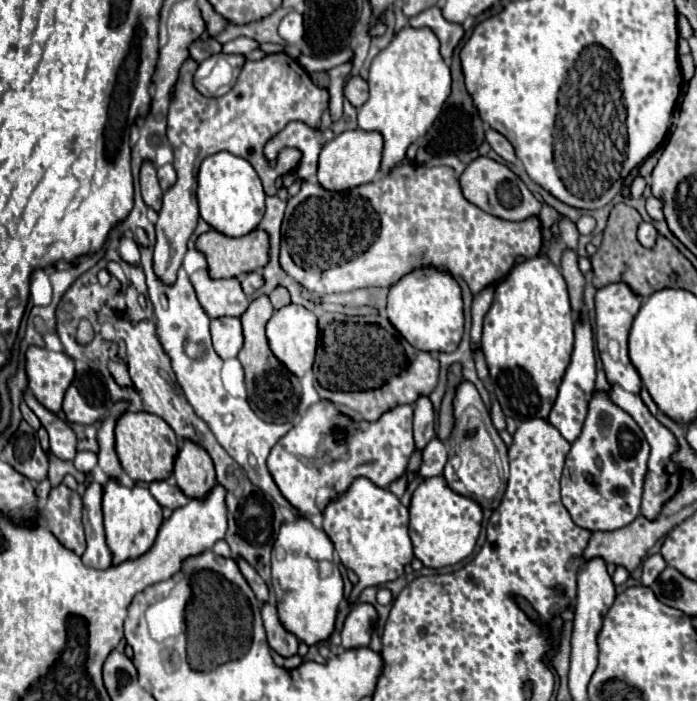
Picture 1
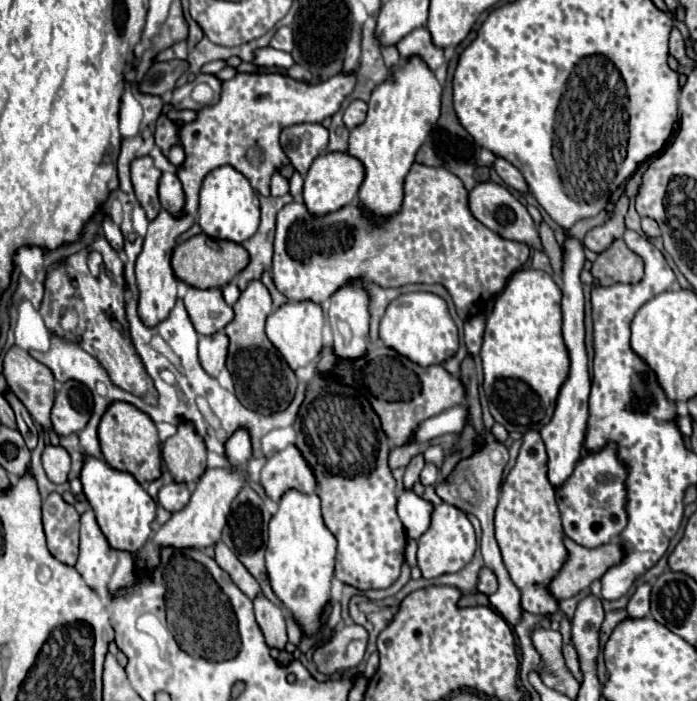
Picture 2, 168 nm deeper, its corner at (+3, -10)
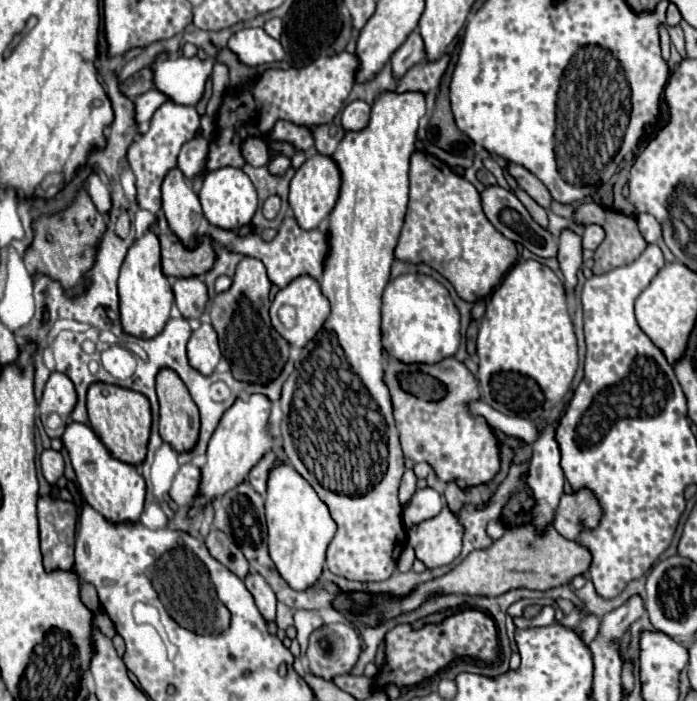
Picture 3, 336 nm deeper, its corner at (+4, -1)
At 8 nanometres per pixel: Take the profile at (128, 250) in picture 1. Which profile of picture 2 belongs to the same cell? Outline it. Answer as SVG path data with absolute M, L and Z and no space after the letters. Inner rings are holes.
M109 216L103 218L103 232L105 232L105 238L109 240L109 244L111 244L115 250L123 250L121 230L119 230L119 226L117 226Z

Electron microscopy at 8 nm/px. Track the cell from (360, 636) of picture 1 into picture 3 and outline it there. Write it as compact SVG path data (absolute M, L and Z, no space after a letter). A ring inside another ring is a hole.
M332 623L316 629L308 645L310 671L318 677L332 679L348 673L360 655L360 637L348 623Z

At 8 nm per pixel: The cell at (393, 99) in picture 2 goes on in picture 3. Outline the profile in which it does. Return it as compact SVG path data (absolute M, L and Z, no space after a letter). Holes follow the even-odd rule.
M384 91L376 97L376 101L372 103L372 111L370 111L370 121L364 129L360 131L348 131L344 135L344 139L340 141L338 149L334 151L332 159L338 163L340 173L342 173L342 187L340 187L340 197L336 207L330 213L330 221L328 221L328 237L330 237L330 251L324 263L324 275L320 279L322 285L322 293L324 297L330 301L330 317L326 319L324 327L320 329L320 333L316 335L316 339L302 349L302 355L306 359L304 365L308 367L298 367L292 373L292 379L288 381L288 385L282 391L280 397L280 409L282 409L282 437L284 437L284 451L286 457L290 461L290 465L314 487L314 491L318 493L318 497L328 505L332 519L338 525L338 531L332 539L332 543L328 545L328 553L326 553L326 565L334 575L340 575L344 579L350 581L384 581L388 579L394 571L396 571L396 561L402 553L402 549L406 547L406 527L402 523L402 505L398 501L398 485L400 485L400 477L404 473L404 455L400 451L400 441L398 441L398 431L392 419L392 403L388 399L388 387L384 387L384 369L382 369L382 343L380 343L380 299L384 293L384 287L388 283L390 277L390 265L394 261L394 247L398 243L398 235L402 229L402 221L404 221L404 213L406 213L406 205L408 205L408 165L410 165L410 155L416 151L416 131L418 131L418 121L426 115L426 95L422 91L404 91L404 93L396 93L396 91Z

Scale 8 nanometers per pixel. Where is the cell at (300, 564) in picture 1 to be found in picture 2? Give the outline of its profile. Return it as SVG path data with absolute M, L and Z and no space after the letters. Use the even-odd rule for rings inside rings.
M297 490L285 492L279 500L277 512L269 520L269 540L265 562L273 592L293 612L297 624L305 634L319 630L319 618L325 604L331 600L331 578L335 564L337 540L325 528L321 516L321 502L317 494L303 494Z

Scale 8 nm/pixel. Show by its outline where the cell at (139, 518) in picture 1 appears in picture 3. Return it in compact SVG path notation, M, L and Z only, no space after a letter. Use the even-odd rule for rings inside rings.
M82 423L68 425L62 435L62 441L64 447L68 449L80 491L88 501L88 505L94 507L110 523L136 523L142 515L146 497L146 483L144 477L136 471L136 467L114 459L88 425Z

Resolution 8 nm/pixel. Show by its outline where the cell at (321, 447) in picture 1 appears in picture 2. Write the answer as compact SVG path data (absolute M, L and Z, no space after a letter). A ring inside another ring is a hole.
M287 446L267 460L267 464L261 468L259 484L273 502L277 502L285 494L285 490L291 488L305 494L317 490L311 468L301 458L301 452L295 446Z

